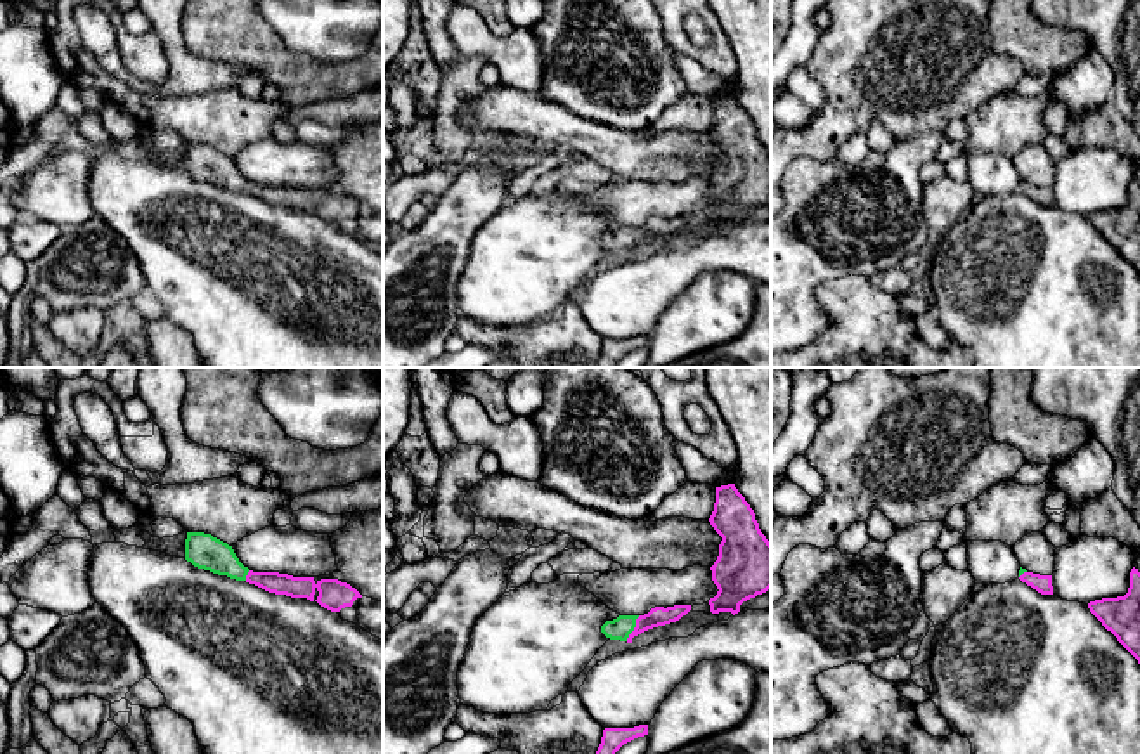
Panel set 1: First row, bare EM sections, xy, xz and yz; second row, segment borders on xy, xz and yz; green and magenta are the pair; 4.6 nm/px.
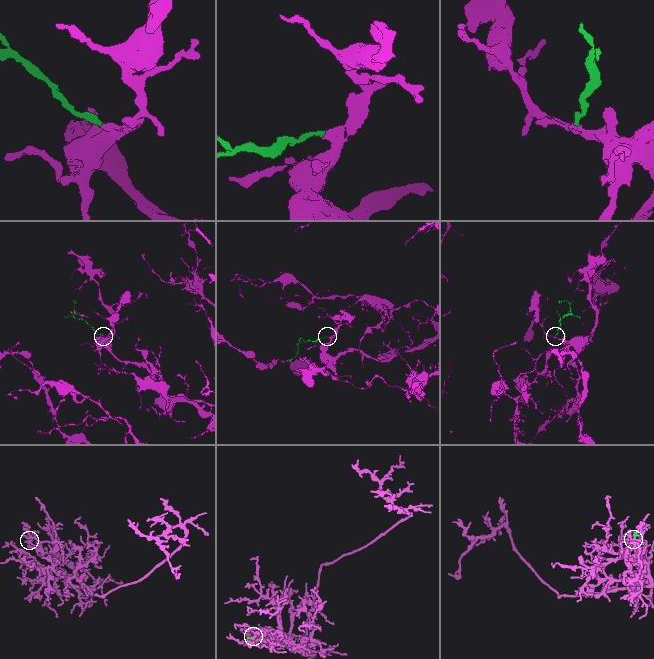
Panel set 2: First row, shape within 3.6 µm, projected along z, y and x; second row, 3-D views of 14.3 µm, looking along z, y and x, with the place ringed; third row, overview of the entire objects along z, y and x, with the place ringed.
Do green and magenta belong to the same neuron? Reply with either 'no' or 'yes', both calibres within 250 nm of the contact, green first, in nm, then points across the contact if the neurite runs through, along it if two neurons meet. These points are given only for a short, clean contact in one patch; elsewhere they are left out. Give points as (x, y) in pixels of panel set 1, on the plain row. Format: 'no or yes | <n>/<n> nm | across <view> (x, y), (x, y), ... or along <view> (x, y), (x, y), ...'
yes | 100/90 nm | across xz (622, 238), (634, 238), (659, 227)

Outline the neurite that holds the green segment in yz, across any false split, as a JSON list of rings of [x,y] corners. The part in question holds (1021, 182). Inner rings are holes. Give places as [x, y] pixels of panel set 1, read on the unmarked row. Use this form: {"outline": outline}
{"outline": [[[1020,179],[1019,191],[1041,206],[1053,206],[1052,187],[1040,187]]]}

